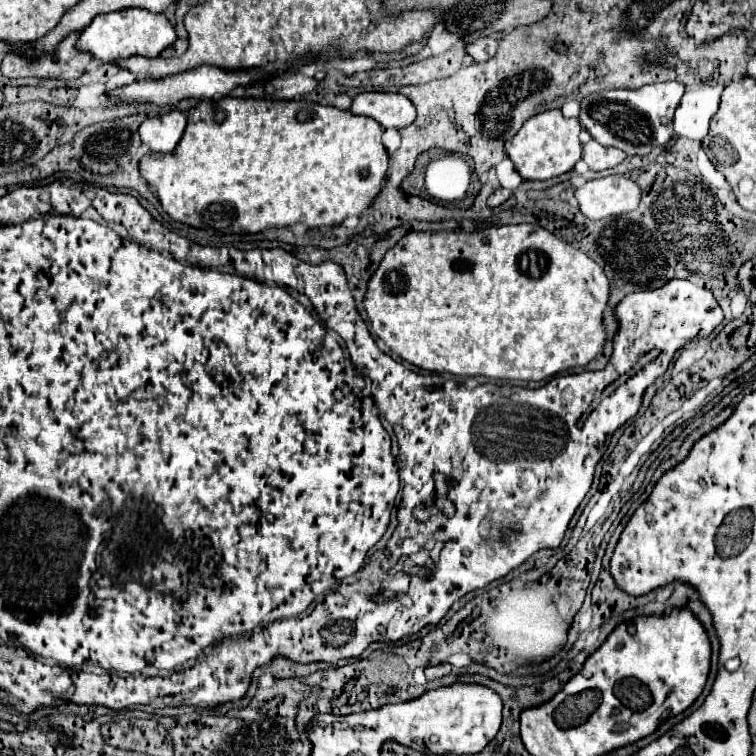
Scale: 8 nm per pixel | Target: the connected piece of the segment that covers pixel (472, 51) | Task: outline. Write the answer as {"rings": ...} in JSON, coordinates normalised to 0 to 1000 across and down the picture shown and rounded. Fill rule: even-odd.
{"rings":[[[639,49],[639,52],[631,52],[626,57],[620,57],[618,62],[618,70],[631,81],[644,81],[649,75],[655,75],[657,70],[657,62],[660,62],[660,54],[655,49]]]}

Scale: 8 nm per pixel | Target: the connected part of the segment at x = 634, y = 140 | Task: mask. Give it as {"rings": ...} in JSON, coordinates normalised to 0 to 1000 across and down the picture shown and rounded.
{"rings":[[[896,107],[851,112],[845,118],[813,118],[776,126],[769,134],[766,160],[782,181],[803,194],[816,194],[829,205],[856,205],[864,194],[888,187],[890,147],[898,139],[906,115]]]}

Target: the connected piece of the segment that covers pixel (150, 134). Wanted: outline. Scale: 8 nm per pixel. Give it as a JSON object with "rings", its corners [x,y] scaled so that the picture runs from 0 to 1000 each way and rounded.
{"rings":[[[224,147],[210,155],[197,155],[187,163],[184,179],[187,187],[200,197],[210,202],[229,200],[231,192],[237,189],[242,173],[247,165],[247,152],[242,147]]]}

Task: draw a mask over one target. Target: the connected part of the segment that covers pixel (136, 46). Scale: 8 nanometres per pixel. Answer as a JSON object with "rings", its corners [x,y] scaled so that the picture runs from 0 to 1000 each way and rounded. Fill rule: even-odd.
{"rings":[[[176,9],[126,22],[120,33],[110,38],[102,54],[102,65],[118,67],[123,70],[123,75],[131,75],[136,81],[149,81],[149,78],[168,78],[173,73],[210,75],[213,67],[226,62],[231,54],[234,54],[231,36],[216,17],[200,17],[194,12]]]}

